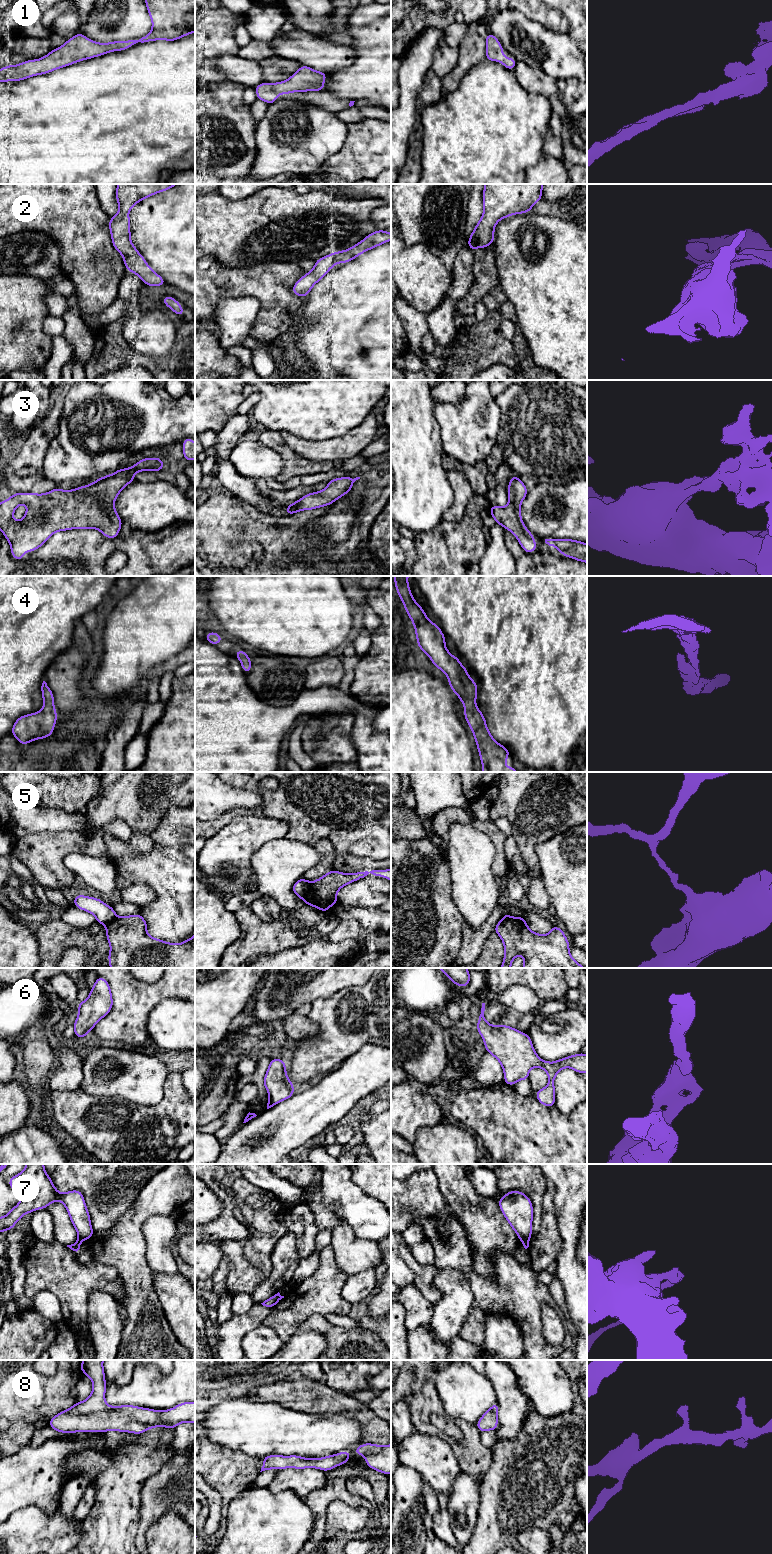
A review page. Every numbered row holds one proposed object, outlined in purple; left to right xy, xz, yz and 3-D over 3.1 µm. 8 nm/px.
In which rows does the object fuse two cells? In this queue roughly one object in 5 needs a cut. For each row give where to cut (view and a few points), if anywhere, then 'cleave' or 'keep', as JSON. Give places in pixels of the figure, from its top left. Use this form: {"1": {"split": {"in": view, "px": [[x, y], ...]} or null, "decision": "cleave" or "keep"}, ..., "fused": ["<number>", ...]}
{"1": {"split": null, "decision": "keep"}, "2": {"split": null, "decision": "keep"}, "3": {"split": null, "decision": "keep"}, "4": {"split": null, "decision": "keep"}, "5": {"split": {"in": "xz", "px": [[310, 882], [310, 888], [302, 898]]}, "decision": "cleave"}, "6": {"split": null, "decision": "keep"}, "7": {"split": {"in": "yz", "px": [[529, 1237], [524, 1237], [520, 1240]]}, "decision": "cleave"}, "8": {"split": null, "decision": "keep"}, "fused": ["5", "7"]}

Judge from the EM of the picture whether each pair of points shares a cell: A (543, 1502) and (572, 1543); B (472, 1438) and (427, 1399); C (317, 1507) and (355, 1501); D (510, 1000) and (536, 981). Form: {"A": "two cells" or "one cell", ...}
{"A": "two cells", "B": "one cell", "C": "one cell", "D": "two cells"}

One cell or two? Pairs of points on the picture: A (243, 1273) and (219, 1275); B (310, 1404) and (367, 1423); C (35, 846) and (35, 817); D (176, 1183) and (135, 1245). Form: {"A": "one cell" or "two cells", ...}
{"A": "two cells", "B": "one cell", "C": "two cells", "D": "one cell"}

